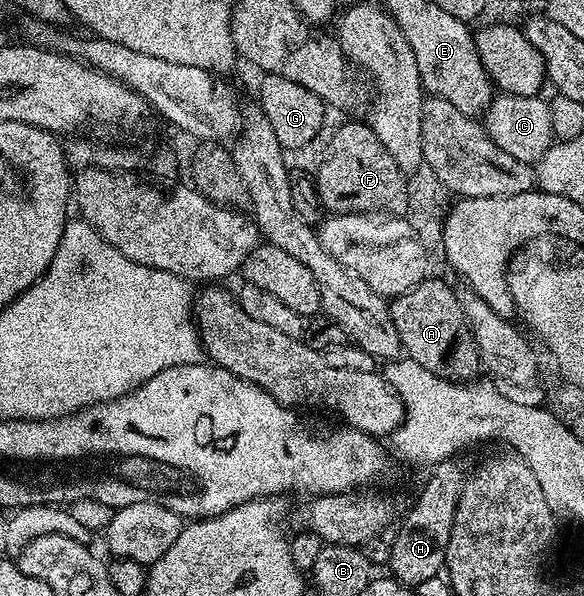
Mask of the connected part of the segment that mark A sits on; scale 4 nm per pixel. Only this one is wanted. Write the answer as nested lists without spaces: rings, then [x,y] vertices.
[[[426,277],[413,286],[412,291],[394,295],[388,300],[395,333],[399,333],[401,350],[423,369],[431,369],[439,377],[450,381],[473,381],[482,370],[479,349],[471,333],[471,325],[463,313],[461,296],[441,279]]]

